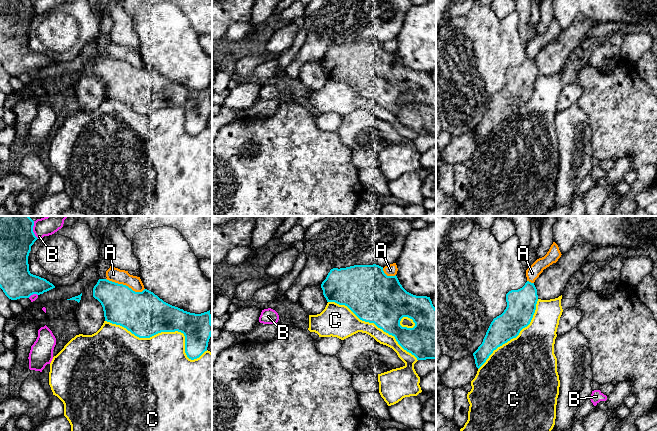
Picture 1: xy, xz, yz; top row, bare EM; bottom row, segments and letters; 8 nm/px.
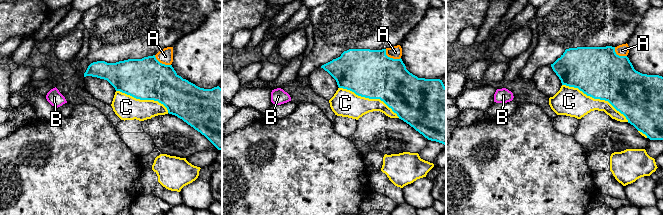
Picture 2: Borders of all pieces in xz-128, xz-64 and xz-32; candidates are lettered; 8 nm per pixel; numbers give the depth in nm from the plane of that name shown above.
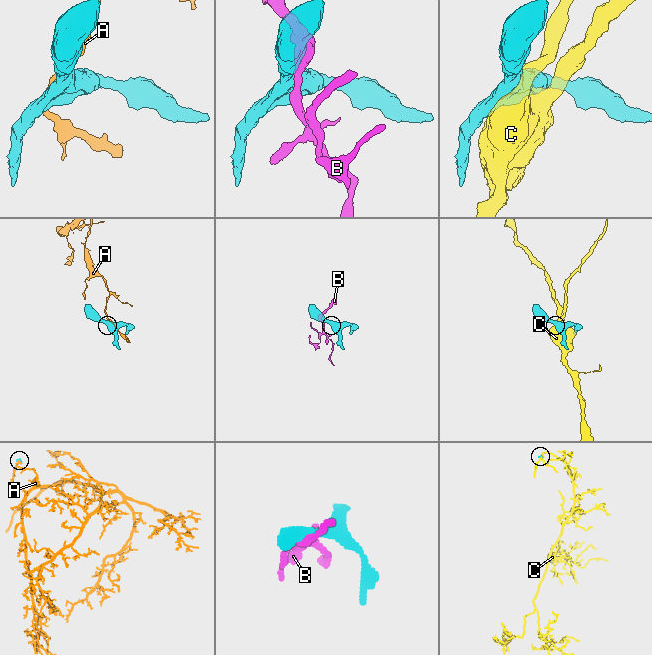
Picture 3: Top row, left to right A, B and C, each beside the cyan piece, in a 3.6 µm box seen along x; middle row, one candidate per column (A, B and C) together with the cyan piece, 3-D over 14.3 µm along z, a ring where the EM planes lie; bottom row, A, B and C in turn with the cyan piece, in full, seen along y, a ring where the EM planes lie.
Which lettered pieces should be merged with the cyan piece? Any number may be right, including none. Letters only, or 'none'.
none

